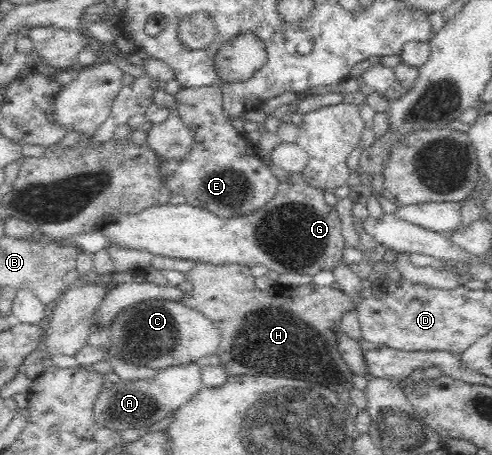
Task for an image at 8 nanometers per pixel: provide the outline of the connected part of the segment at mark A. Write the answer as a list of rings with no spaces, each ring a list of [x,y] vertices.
[[[198,363],[172,365],[158,369],[155,371],[154,378],[151,379],[137,381],[120,379],[118,382],[113,382],[112,386],[102,386],[94,403],[93,419],[96,424],[110,428],[112,431],[150,427],[192,400],[202,385]]]

